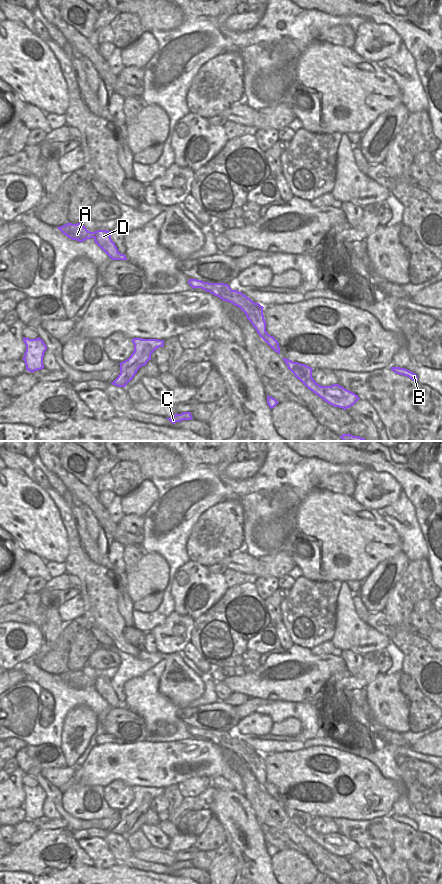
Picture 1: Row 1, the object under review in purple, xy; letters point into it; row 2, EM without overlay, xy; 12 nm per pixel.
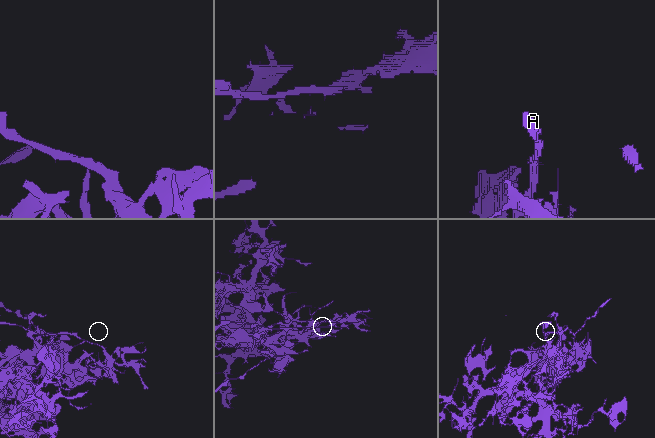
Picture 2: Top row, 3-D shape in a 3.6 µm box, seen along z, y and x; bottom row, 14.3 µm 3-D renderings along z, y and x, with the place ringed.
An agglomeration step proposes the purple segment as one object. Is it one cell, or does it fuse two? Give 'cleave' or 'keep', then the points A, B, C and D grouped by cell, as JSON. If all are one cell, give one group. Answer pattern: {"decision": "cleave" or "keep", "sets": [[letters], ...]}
{"decision": "cleave", "sets": [["A"], ["B", "C", "D"]]}

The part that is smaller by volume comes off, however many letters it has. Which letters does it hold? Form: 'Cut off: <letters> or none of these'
Cut off: A

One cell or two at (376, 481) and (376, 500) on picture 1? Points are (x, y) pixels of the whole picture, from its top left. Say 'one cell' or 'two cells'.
one cell

